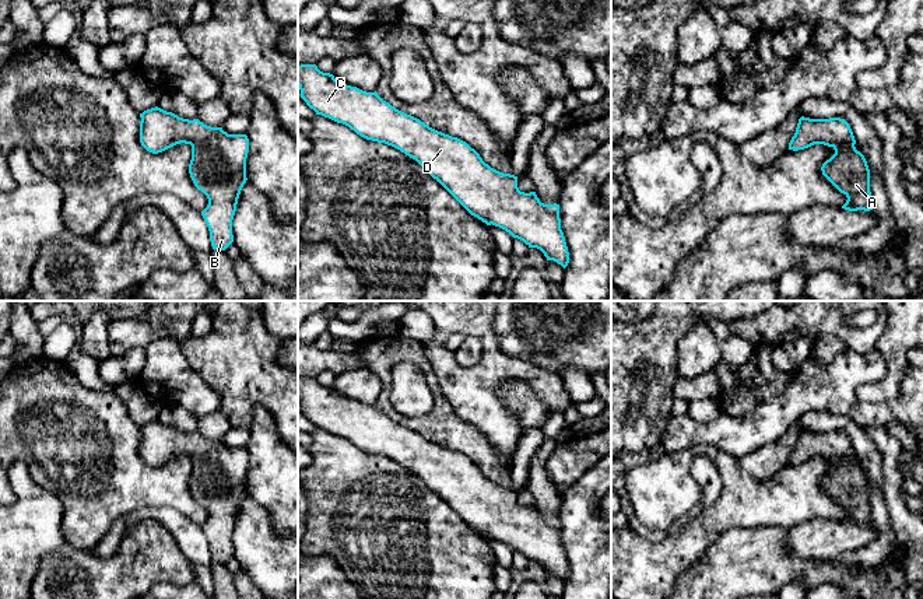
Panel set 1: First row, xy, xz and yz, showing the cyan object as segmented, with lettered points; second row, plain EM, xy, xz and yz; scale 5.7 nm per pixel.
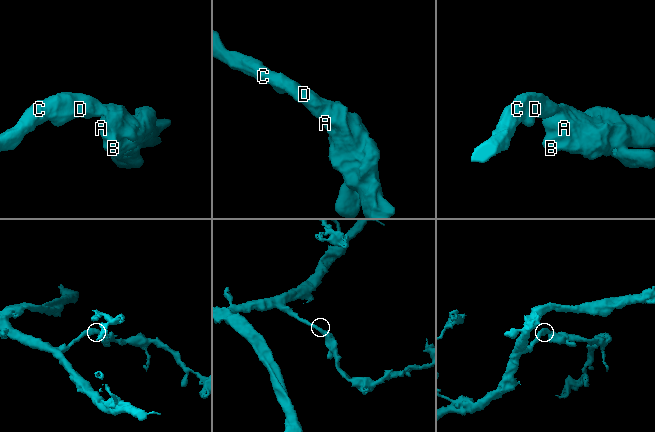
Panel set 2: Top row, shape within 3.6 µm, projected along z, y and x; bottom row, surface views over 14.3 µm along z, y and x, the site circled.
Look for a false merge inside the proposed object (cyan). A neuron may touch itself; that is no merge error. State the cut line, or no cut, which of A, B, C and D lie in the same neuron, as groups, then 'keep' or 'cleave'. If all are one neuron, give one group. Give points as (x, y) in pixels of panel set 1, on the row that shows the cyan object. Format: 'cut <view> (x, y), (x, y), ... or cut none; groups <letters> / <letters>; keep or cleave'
cut none; groups A B C D; keep

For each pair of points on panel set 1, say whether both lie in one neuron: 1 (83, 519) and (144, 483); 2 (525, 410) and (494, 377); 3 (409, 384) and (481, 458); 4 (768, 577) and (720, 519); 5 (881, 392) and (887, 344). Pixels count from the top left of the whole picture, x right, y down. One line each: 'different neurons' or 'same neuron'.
1: same neuron
2: different neurons
3: different neurons
4: different neurons
5: same neuron

